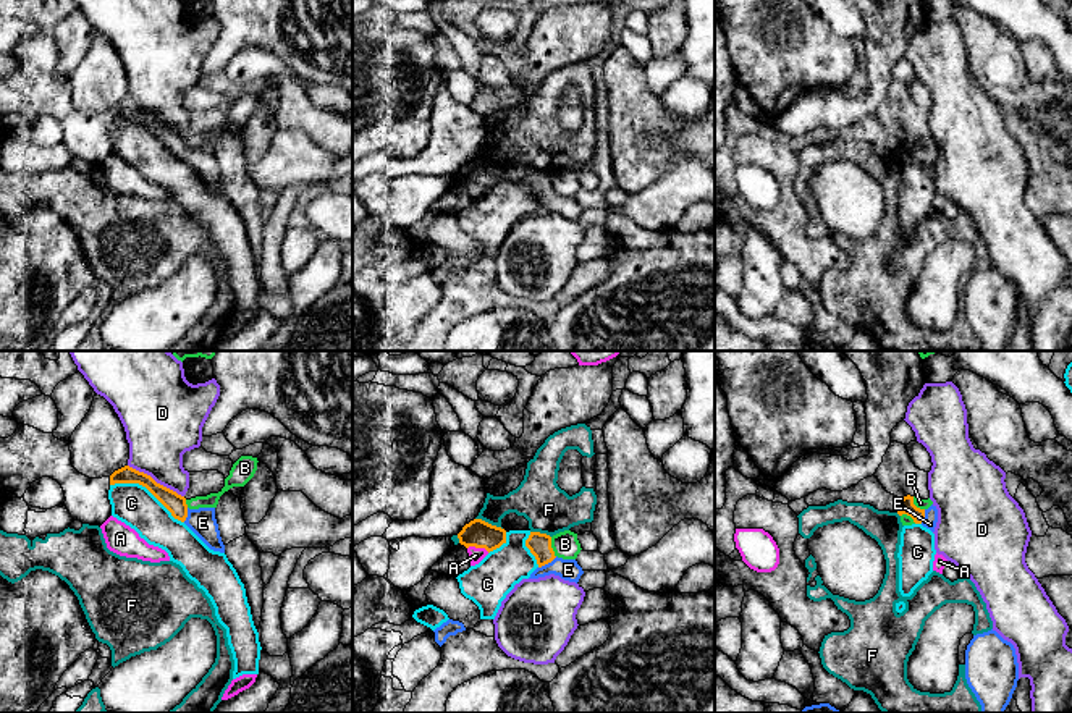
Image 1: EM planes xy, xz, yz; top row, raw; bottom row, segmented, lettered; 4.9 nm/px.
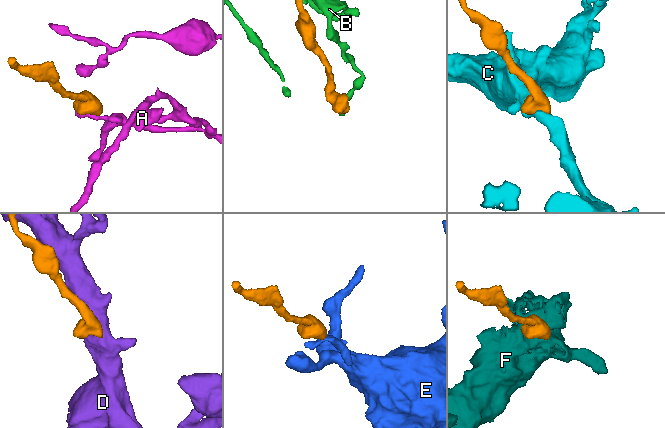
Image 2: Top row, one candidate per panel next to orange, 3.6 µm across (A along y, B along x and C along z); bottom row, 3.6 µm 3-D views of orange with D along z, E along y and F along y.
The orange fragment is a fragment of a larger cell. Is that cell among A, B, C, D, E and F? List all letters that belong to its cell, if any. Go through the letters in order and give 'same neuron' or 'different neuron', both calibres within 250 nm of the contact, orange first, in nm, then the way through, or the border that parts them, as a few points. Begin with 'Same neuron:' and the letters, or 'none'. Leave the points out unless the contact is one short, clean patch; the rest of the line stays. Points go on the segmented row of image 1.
Same neuron: E
A: different neuron; 140 nm thick on the orange side, 80 nm on the other; border along xz (468, 547), (484, 547), (489, 552)
B: different neuron; 110 nm thick on the orange side, 130 nm on the other; border along xz (550, 537), (555, 556)
C: different neuron; 100 nm thick on the orange side, 200 nm on the other; border along xy (110, 484), (141, 484), (183, 523)
D: different neuron; 100 nm thick on the orange side, 320 nm on the other; border along xy (128, 464), (183, 497)
E: same neuron; 110 nm thick on the orange side, 110 nm on the other; runs through xz (539, 544), (547, 563), (568, 569)
F: different neuron; 140 nm thick on the orange side, 180 nm on the other

